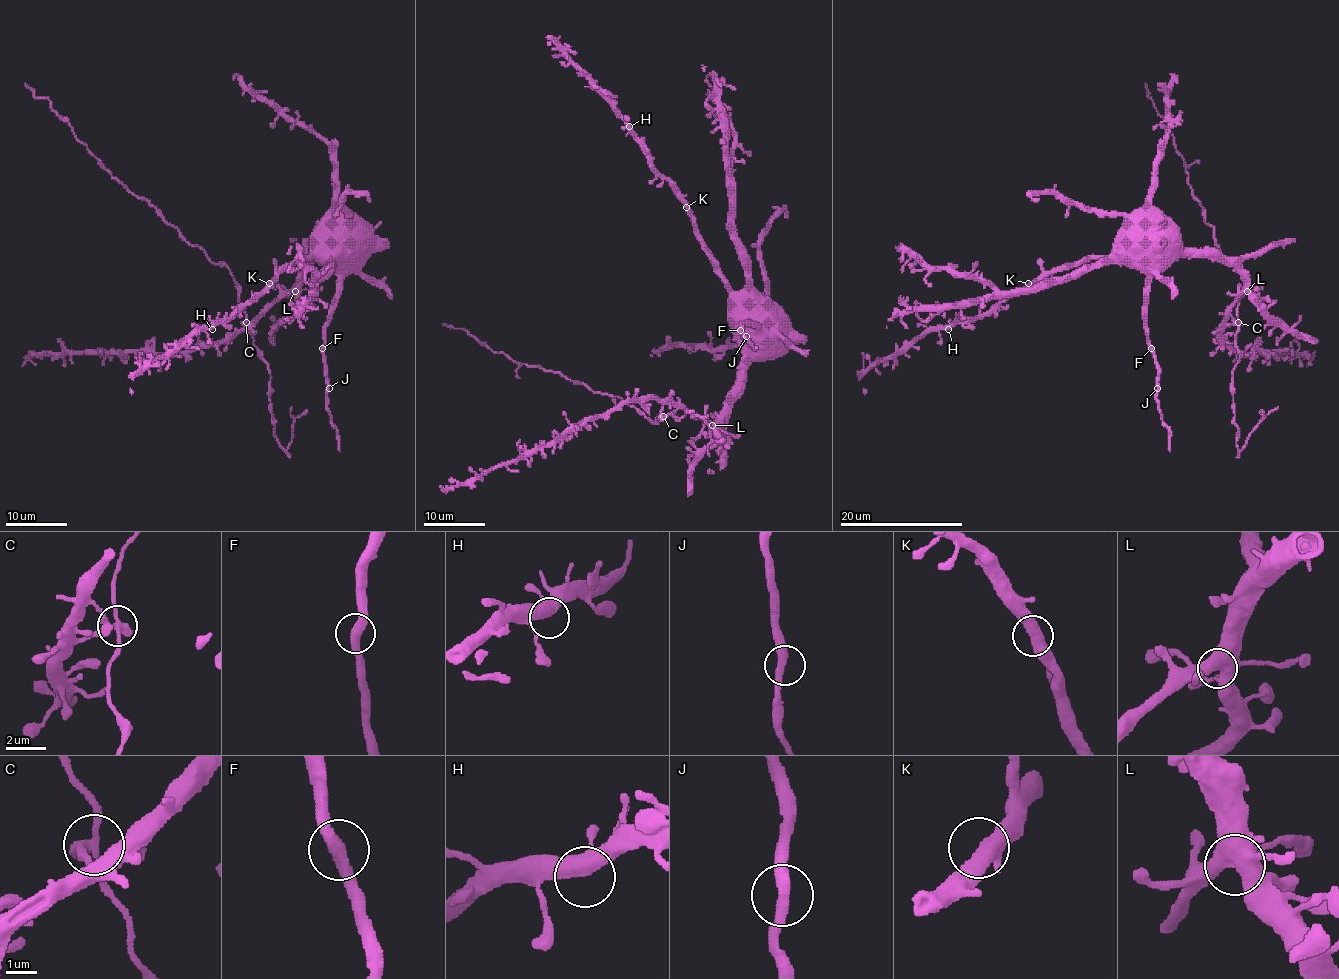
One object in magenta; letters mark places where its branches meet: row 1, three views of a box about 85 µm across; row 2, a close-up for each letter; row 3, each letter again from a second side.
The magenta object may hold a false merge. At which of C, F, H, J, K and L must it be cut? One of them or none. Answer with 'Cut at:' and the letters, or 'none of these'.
Cut at: none of these

